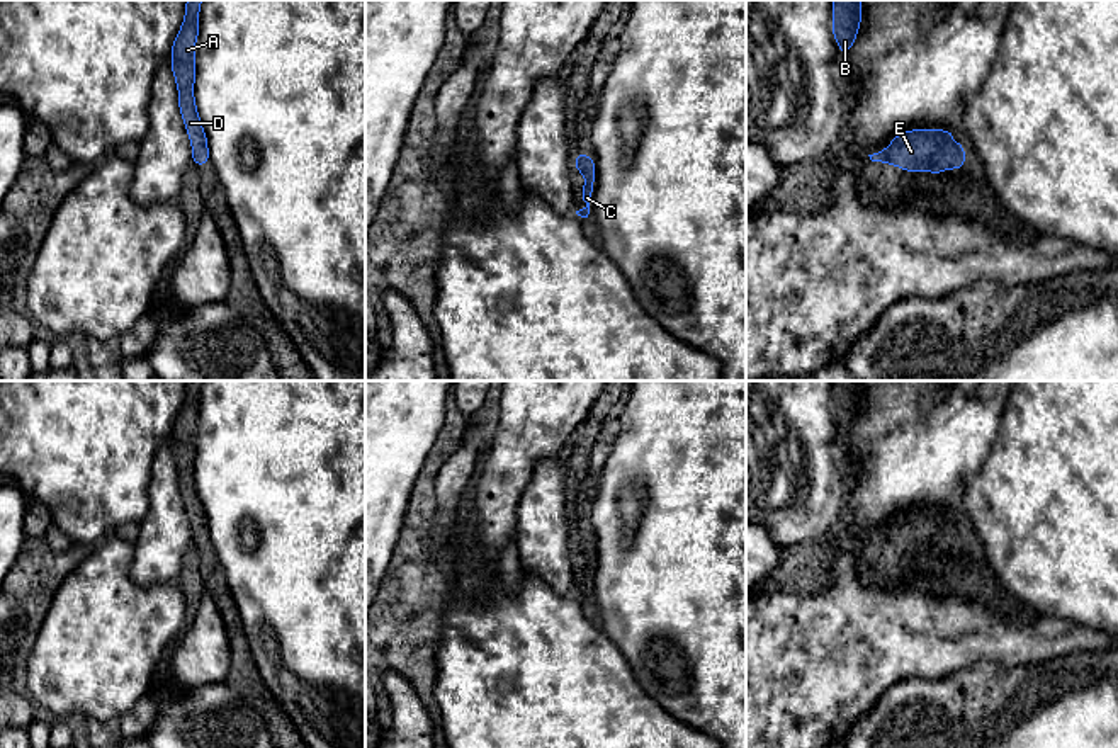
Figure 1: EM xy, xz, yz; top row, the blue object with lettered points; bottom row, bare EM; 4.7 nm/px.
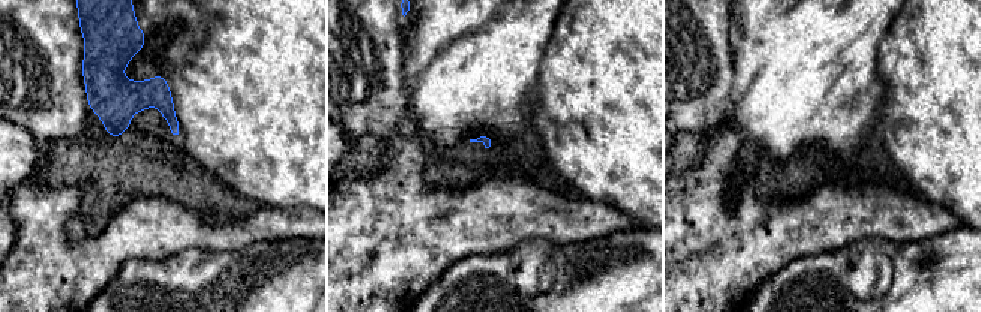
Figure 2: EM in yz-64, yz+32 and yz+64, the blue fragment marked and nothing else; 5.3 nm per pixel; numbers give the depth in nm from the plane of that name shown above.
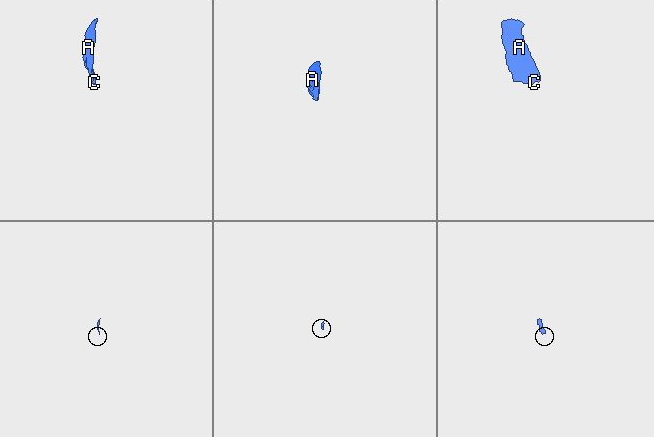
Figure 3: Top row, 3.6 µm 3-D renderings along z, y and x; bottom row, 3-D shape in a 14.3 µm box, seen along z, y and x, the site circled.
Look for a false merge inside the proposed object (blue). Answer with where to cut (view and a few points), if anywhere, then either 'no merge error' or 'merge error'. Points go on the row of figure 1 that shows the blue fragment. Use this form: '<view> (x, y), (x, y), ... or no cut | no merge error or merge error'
no cut | no merge error

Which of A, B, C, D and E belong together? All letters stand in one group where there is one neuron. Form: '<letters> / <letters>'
A B C D E

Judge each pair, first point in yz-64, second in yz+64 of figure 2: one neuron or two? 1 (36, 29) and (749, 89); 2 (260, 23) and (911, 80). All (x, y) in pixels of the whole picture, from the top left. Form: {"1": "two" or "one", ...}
{"1": "two", "2": "one"}

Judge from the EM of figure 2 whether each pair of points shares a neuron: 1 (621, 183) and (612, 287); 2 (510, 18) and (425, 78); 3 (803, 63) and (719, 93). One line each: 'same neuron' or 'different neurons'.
1: different neurons
2: same neuron
3: different neurons

